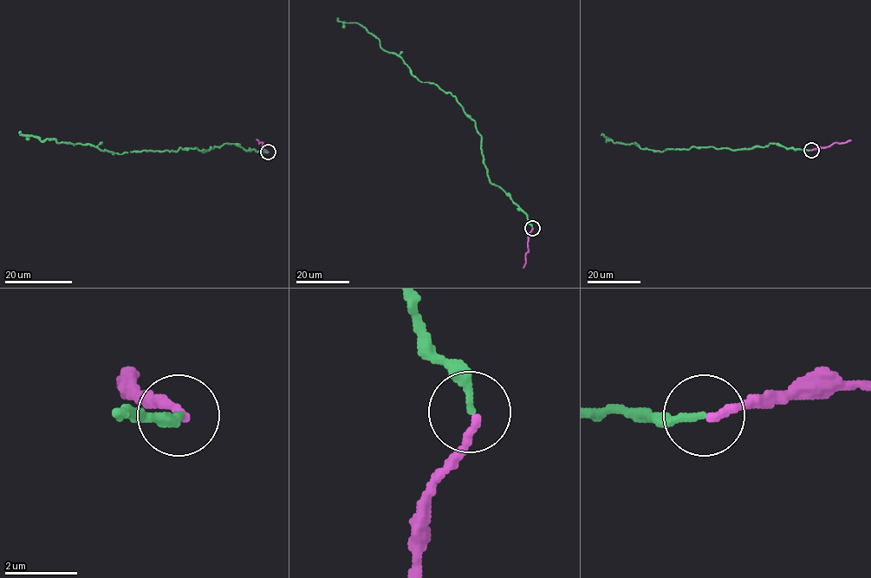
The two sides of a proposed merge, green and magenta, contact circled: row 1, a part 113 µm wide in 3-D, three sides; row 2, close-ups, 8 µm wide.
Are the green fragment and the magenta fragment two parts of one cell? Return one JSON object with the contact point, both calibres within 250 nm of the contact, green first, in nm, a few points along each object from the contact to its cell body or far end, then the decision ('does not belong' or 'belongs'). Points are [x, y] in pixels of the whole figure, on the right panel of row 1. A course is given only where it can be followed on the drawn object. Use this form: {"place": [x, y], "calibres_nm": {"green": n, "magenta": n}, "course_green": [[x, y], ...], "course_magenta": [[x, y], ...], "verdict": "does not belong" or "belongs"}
{"place": [811, 150], "calibres_nm": {"green": 200, "magenta": 280}, "course_green": [[811, 150], [787, 149], [770, 143], [746, 149], [691, 146], [660, 152], [633, 144], [606, 141], [601, 135]], "course_magenta": [[811, 150], [851, 139]], "verdict": "does not belong"}

